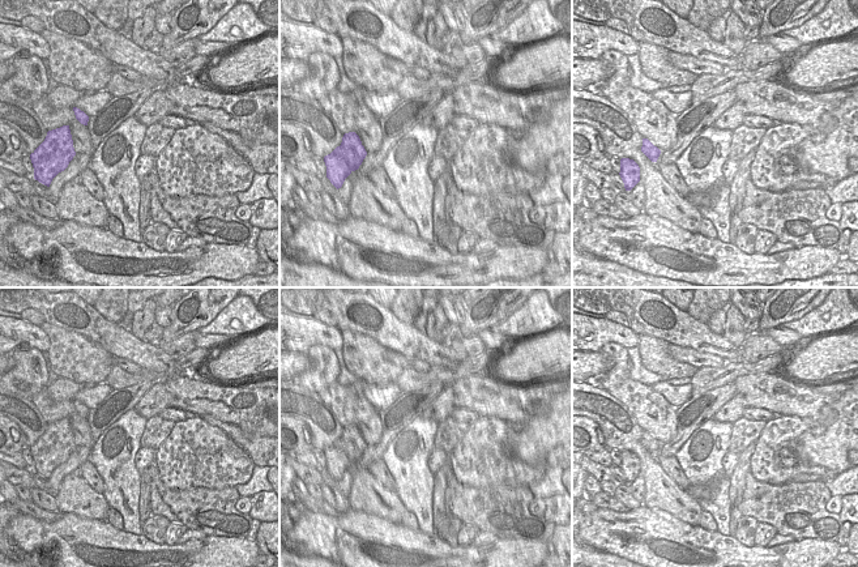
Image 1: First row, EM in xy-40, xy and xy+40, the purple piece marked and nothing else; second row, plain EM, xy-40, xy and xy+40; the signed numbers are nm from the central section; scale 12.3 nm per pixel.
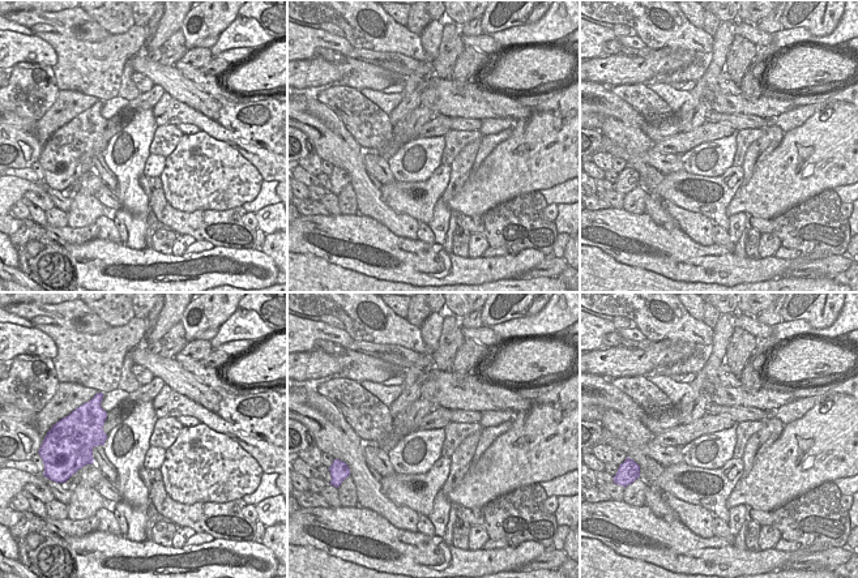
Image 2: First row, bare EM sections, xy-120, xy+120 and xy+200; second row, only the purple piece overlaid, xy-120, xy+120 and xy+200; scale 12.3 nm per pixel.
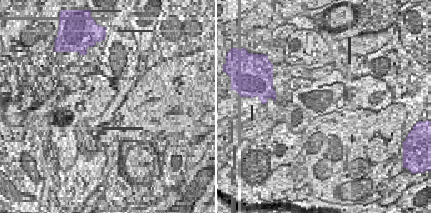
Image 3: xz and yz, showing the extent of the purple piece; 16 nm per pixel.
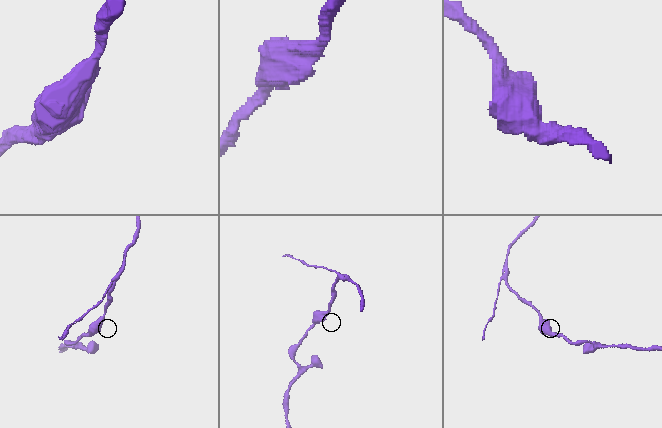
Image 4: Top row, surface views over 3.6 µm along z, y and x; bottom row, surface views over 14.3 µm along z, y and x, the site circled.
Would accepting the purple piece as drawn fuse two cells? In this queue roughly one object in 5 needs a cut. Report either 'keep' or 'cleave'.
keep

